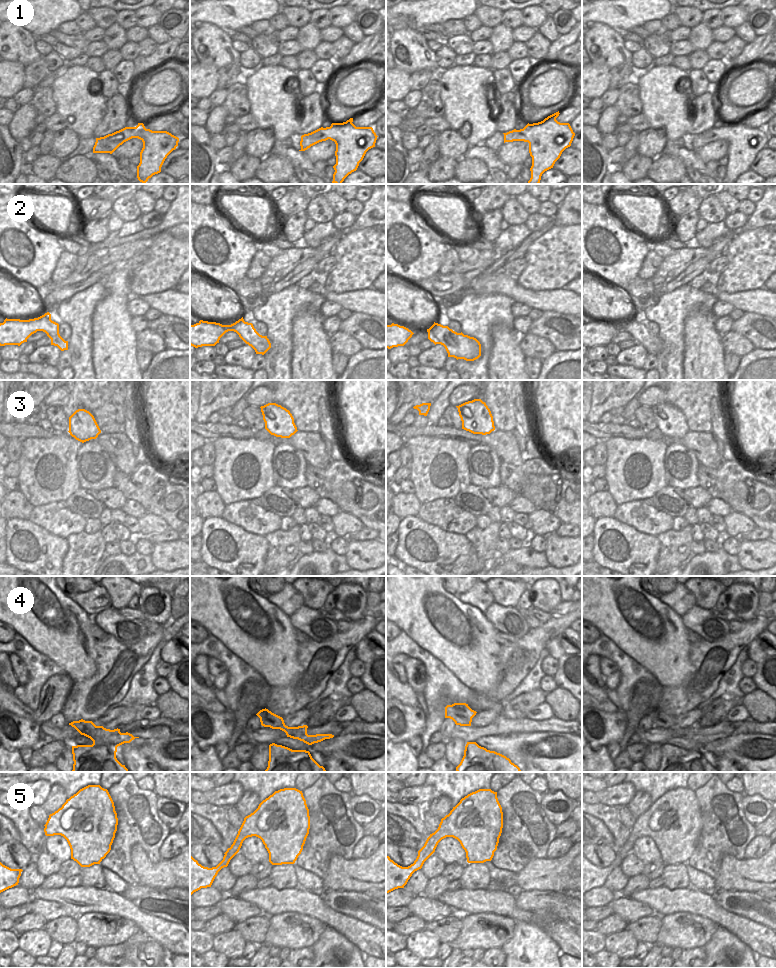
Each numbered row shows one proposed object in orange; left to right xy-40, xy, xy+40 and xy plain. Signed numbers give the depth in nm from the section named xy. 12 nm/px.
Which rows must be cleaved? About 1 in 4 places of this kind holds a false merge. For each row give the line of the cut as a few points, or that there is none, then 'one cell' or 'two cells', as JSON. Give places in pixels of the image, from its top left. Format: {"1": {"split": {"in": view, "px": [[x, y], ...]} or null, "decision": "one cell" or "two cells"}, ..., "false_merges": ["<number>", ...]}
{"1": {"split": null, "decision": "one cell"}, "2": {"split": null, "decision": "one cell"}, "3": {"split": null, "decision": "one cell"}, "4": {"split": null, "decision": "one cell"}, "5": {"split": null, "decision": "one cell"}, "false_merges": []}

